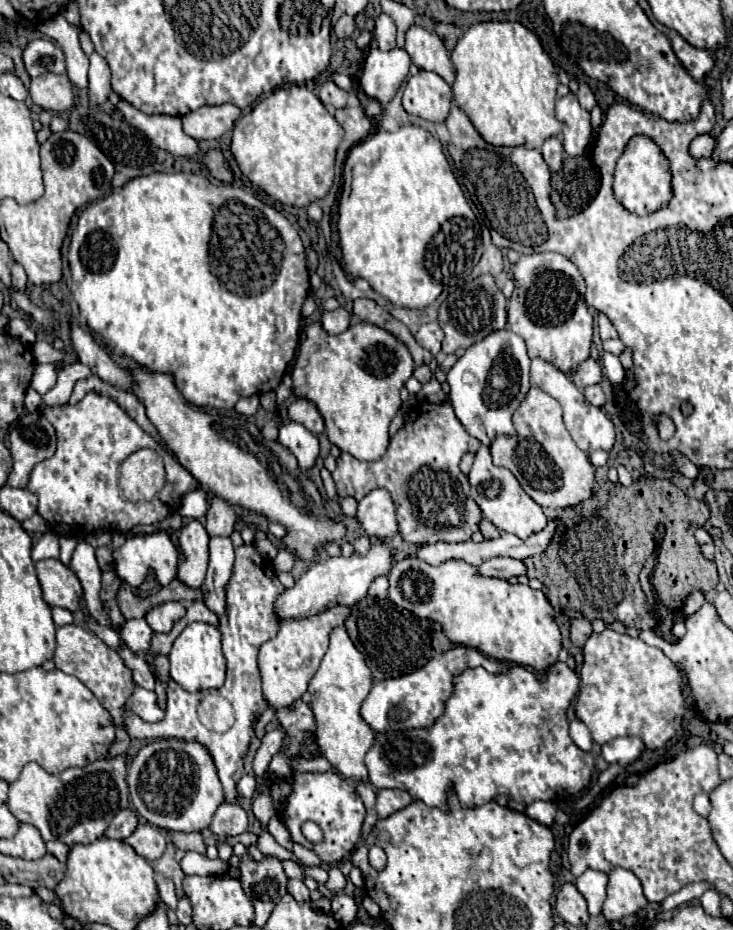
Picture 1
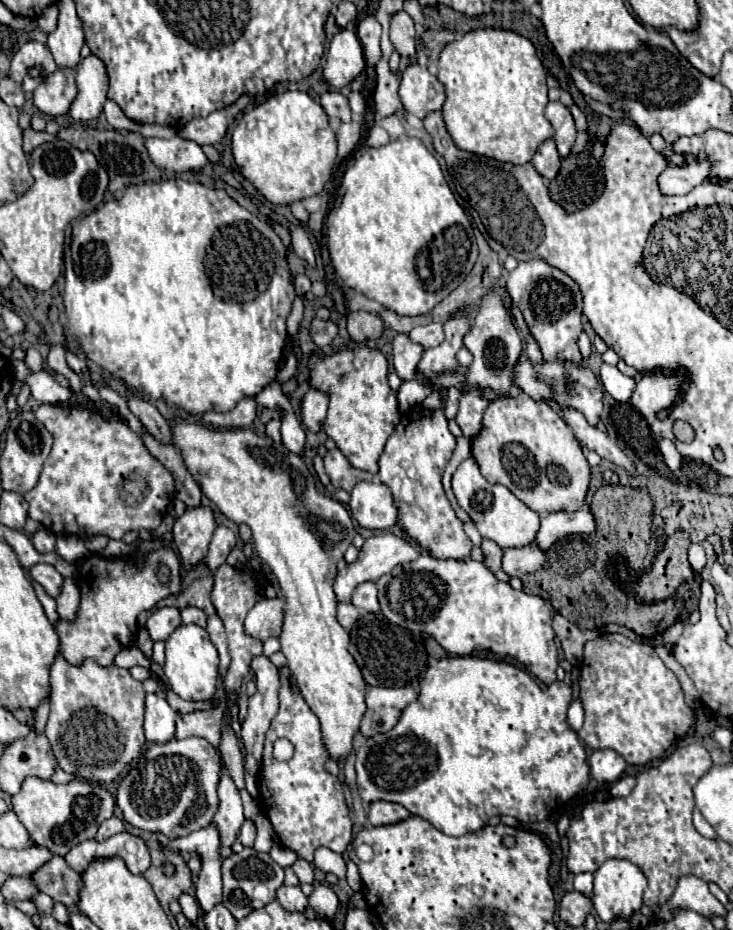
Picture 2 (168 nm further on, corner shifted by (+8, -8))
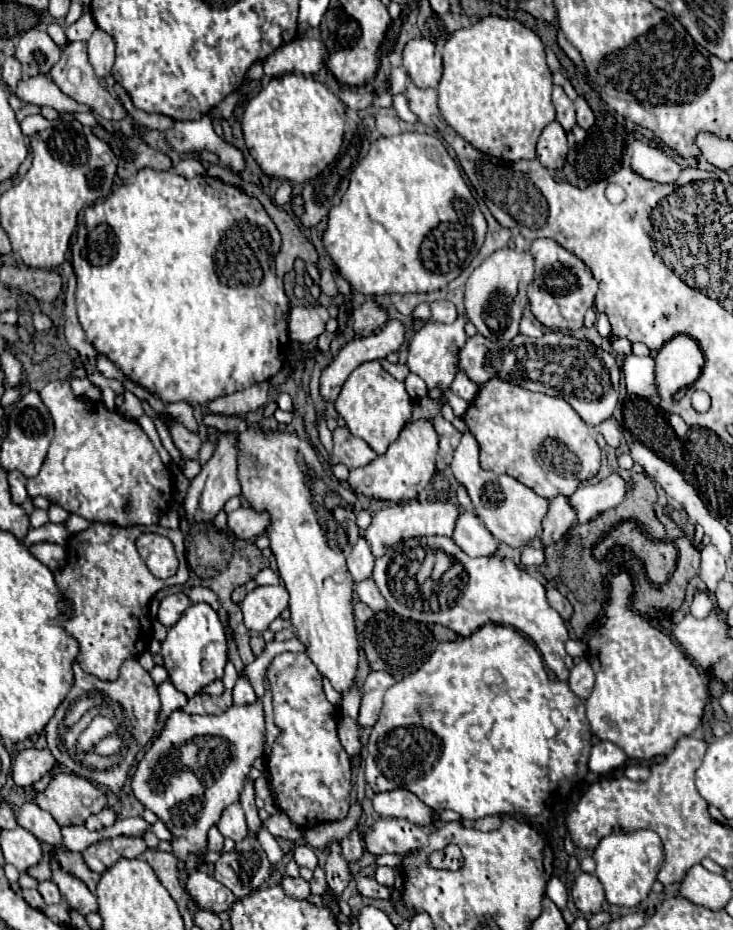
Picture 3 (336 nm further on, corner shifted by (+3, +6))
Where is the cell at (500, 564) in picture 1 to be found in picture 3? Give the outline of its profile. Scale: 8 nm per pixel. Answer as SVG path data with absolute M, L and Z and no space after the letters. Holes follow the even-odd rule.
M555 496L553 500L549 500L549 512L545 516L543 532L541 532L543 546L557 542L575 522L577 522L577 514L575 508L569 504L567 496Z

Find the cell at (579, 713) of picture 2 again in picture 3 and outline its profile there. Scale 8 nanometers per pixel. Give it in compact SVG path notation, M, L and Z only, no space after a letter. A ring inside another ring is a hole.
M587 660L577 662L575 668L571 670L571 676L569 676L569 688L573 690L573 694L579 700L587 700L593 690L593 684L595 684L595 674L593 674L591 664Z

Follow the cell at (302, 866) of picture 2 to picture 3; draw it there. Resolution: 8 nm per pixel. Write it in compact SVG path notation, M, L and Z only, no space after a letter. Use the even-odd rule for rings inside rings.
M297 846L293 850L293 860L299 864L299 866L305 866L305 868L315 868L317 866L317 856L313 852L313 848L309 846Z

